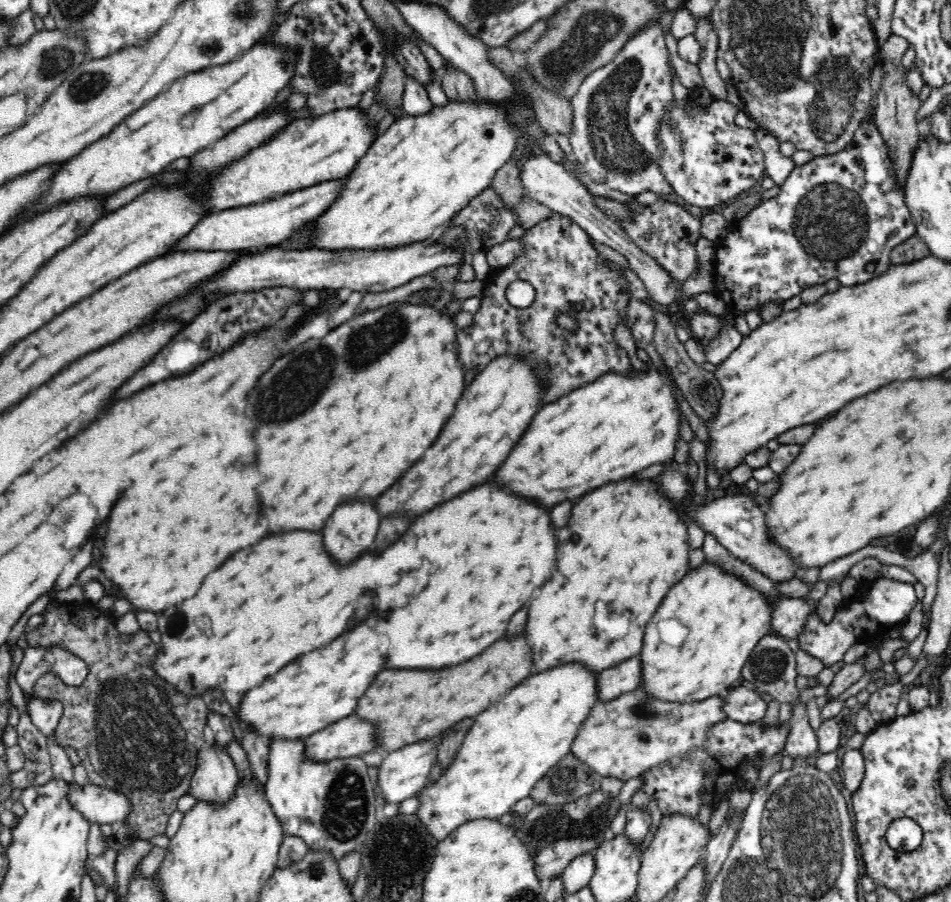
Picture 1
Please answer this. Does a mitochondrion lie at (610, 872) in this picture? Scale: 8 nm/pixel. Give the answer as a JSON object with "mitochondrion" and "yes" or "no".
{"mitochondrion":"no"}

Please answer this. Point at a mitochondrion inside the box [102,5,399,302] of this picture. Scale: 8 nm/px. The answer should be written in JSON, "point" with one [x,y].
{"point":[323,71]}

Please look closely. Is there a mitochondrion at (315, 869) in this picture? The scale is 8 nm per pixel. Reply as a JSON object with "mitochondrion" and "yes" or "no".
{"mitochondrion":"yes"}

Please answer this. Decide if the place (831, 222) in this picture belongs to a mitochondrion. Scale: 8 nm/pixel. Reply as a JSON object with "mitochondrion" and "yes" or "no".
{"mitochondrion":"yes"}

